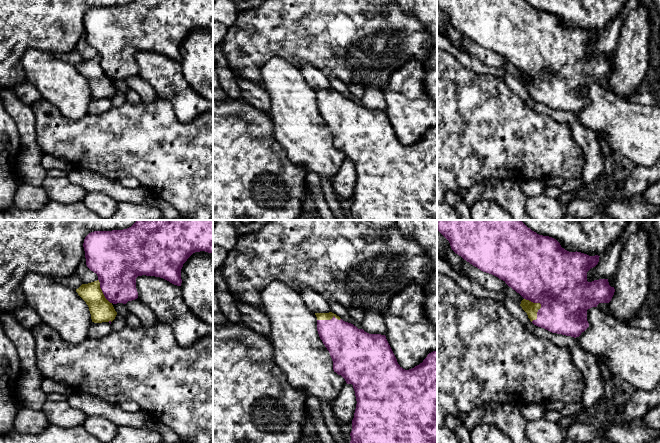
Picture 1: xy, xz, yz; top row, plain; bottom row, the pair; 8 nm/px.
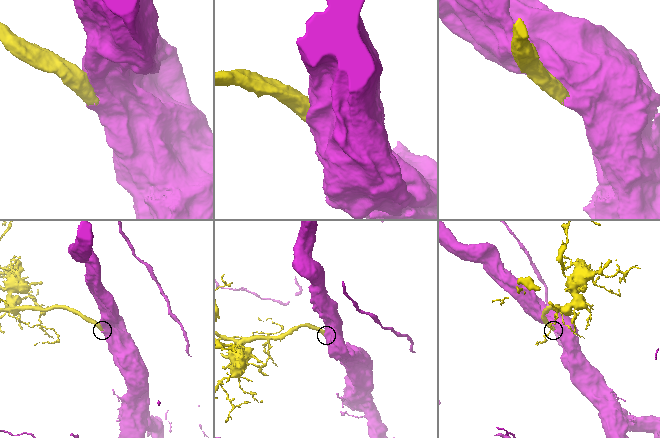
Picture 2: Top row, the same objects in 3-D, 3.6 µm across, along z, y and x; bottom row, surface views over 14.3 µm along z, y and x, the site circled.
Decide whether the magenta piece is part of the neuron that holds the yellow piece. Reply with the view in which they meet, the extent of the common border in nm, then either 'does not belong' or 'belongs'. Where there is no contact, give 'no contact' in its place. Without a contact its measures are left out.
xy | 220 nm | belongs

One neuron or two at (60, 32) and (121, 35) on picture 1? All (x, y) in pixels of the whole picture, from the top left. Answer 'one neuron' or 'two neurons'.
two neurons

